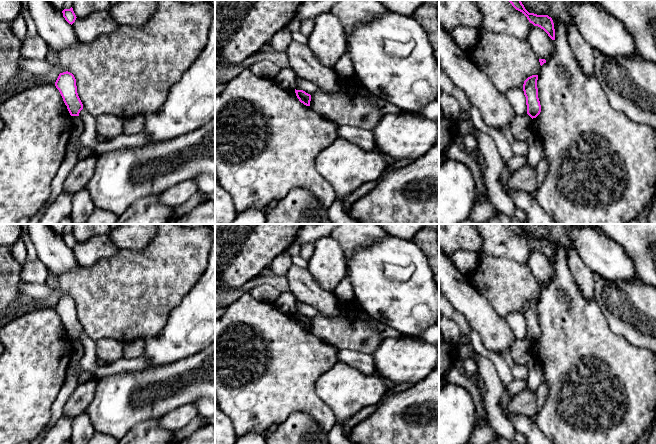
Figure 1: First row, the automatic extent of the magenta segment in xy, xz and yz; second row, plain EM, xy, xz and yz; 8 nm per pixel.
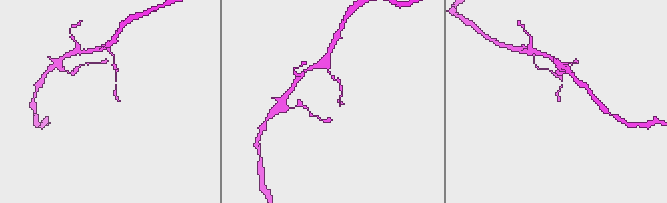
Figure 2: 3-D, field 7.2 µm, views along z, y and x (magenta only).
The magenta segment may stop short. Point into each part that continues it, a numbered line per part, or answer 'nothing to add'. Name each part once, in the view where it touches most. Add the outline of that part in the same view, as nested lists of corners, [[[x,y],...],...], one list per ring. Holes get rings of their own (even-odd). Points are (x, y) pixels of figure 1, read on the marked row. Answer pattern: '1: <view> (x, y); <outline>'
nothing to add

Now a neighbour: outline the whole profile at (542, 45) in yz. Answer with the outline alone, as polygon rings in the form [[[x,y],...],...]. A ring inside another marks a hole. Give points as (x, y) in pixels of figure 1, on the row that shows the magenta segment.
[[[534,26],[529,31],[526,41],[529,42],[532,51],[539,59],[545,59],[547,61],[554,53],[554,40],[538,26]]]

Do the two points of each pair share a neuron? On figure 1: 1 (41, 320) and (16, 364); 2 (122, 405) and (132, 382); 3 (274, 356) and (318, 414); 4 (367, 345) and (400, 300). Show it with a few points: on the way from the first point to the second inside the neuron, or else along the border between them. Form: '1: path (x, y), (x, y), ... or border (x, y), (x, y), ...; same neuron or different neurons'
1: path (39, 331), (33, 340), (33, 347), (27, 353); same neuron
2: path (124, 399), (131, 388); same neuron
3: path (277, 370), (307, 400); same neuron
4: border (371, 316), (381, 321); different neurons

